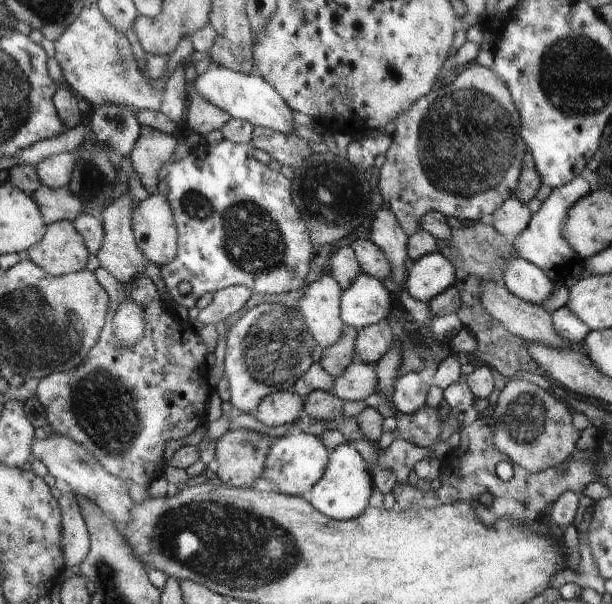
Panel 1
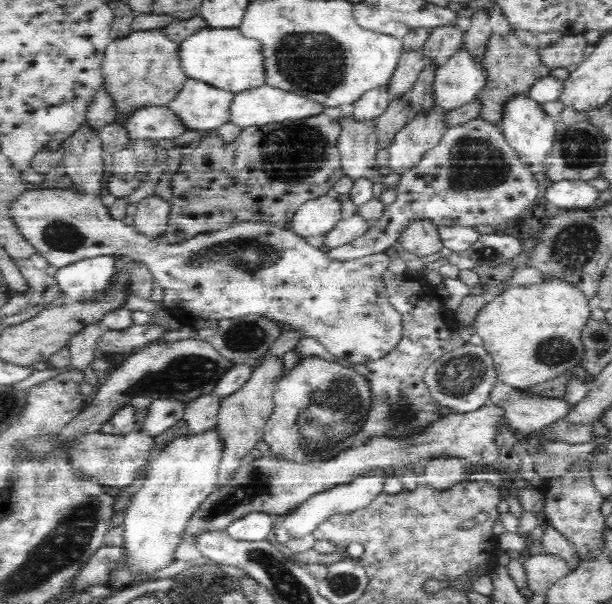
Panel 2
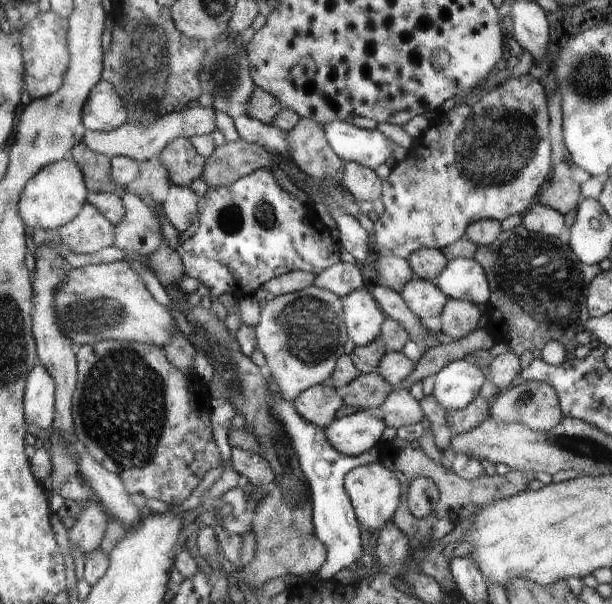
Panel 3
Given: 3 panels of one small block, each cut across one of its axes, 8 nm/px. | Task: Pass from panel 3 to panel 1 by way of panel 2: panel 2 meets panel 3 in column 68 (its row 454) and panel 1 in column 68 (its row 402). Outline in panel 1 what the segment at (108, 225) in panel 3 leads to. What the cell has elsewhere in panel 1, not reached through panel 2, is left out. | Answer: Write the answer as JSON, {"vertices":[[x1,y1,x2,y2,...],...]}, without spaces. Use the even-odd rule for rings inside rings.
{"vertices":[[72,221,49,224,45,239,30,250,31,260,54,276,86,271,90,254,85,236]]}

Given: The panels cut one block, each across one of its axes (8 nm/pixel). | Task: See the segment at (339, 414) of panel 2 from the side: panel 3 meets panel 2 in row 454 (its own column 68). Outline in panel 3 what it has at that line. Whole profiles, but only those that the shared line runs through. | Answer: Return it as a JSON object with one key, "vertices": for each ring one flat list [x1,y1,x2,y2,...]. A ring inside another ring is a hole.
{"vertices":[[114,261,72,268,68,273,67,282,62,288,59,288,56,304,63,331,80,348,108,339,134,341,164,348,171,343,173,336,177,332,172,312,152,297,148,288,144,285,140,274,136,273,126,261]]}

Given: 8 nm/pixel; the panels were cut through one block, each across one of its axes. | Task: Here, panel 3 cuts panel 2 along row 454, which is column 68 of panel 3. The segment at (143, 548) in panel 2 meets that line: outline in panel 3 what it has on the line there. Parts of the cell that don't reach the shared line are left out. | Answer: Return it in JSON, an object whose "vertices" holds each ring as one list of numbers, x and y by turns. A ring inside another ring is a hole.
{"vertices":[[70,155,64,160,44,167,28,183,20,203,22,216,34,230,38,228,60,230,83,211,89,202,90,191,83,168]]}

